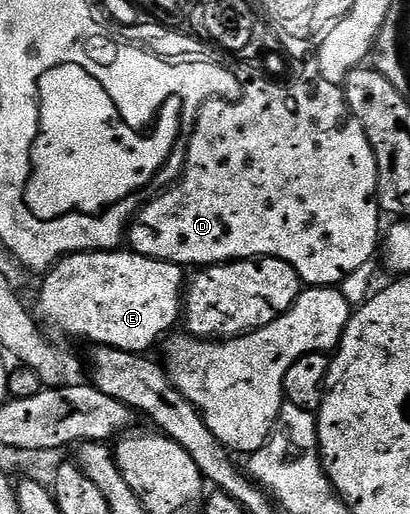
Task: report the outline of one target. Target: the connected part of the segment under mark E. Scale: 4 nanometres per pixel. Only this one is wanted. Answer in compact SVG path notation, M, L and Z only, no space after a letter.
M127 248L87 250L83 254L69 254L60 258L42 278L39 299L36 300L35 306L33 305L38 321L48 331L56 330L67 338L84 338L95 346L112 346L134 354L150 351L150 346L159 337L162 339L168 332L176 329L175 321L180 321L183 312L184 267L160 258L141 256Z

